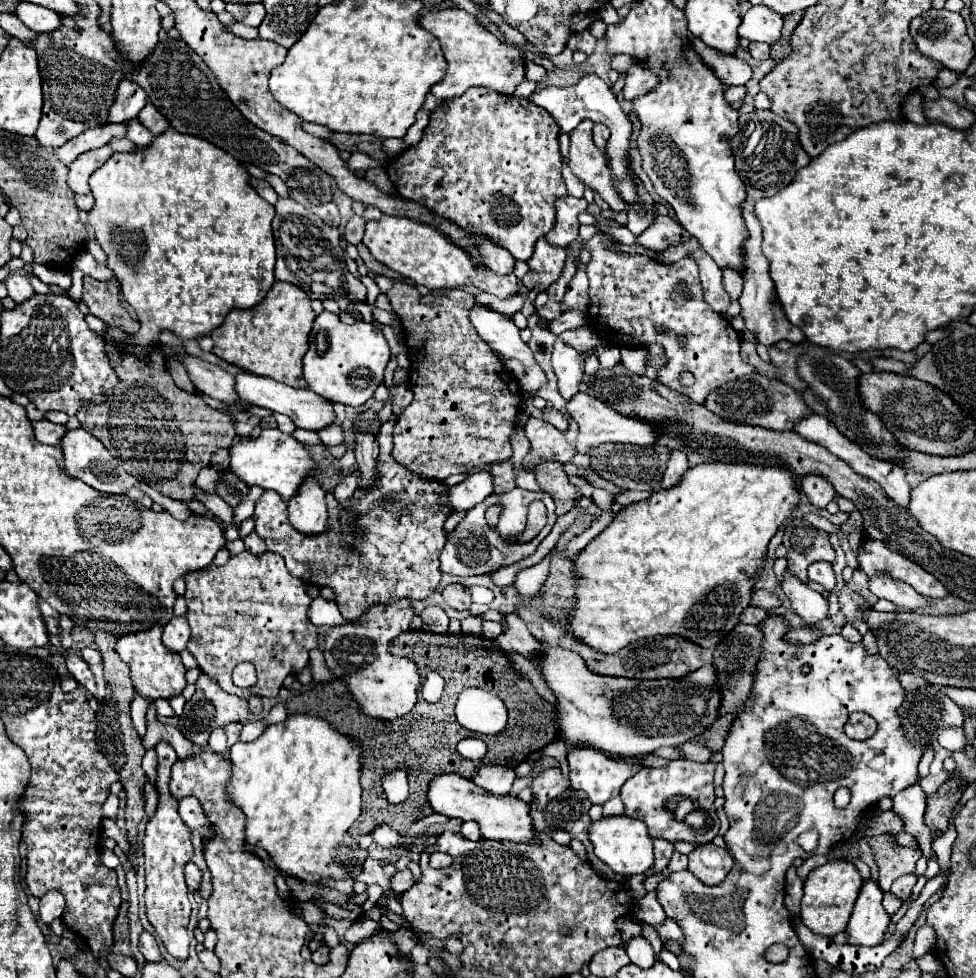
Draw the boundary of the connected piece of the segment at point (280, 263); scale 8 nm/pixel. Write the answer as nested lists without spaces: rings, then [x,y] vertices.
[[[279,199],[275,205],[275,219],[273,219],[273,235],[277,247],[277,265],[275,265],[275,279],[293,283],[301,287],[311,299],[335,299],[341,309],[347,303],[363,301],[367,295],[365,285],[351,277],[345,267],[343,249],[339,247],[339,231],[335,227],[325,225],[315,213],[307,211],[303,205],[295,203],[293,199]]]

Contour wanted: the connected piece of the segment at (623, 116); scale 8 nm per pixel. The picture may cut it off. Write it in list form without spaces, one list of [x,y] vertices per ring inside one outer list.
[[[587,73],[579,79],[579,83],[575,83],[573,87],[567,87],[567,89],[557,89],[554,86],[548,86],[540,91],[535,90],[535,93],[529,97],[535,105],[543,107],[549,111],[549,115],[557,121],[557,125],[561,127],[563,133],[569,133],[573,131],[583,119],[591,119],[593,123],[601,123],[601,125],[607,125],[611,129],[611,137],[609,137],[609,143],[607,143],[607,153],[609,153],[609,167],[611,167],[611,173],[613,173],[613,185],[617,189],[617,193],[623,197],[623,201],[637,201],[637,195],[635,195],[635,181],[629,179],[629,175],[625,173],[627,171],[627,165],[629,165],[629,137],[631,137],[631,123],[629,123],[629,117],[627,113],[619,107],[609,83],[605,83],[599,75],[595,73]]]

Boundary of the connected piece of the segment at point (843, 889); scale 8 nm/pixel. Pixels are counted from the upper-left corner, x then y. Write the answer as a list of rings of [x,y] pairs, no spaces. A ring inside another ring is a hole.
[[[833,859],[821,867],[815,867],[803,883],[803,891],[805,891],[803,901],[801,901],[803,923],[811,931],[815,931],[823,937],[835,937],[837,933],[841,933],[847,927],[851,911],[853,911],[853,903],[859,895],[861,885],[863,885],[863,879],[859,875],[857,867],[847,859]]]

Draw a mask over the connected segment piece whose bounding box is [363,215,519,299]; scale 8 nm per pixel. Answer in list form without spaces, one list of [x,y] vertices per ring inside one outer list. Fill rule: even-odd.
[[[383,215],[379,221],[367,221],[363,243],[379,263],[387,265],[417,285],[425,285],[427,289],[455,289],[473,285],[497,295],[499,299],[507,299],[519,293],[519,281],[513,273],[499,275],[491,269],[475,265],[459,245],[453,245],[449,237],[421,221],[393,215]]]

